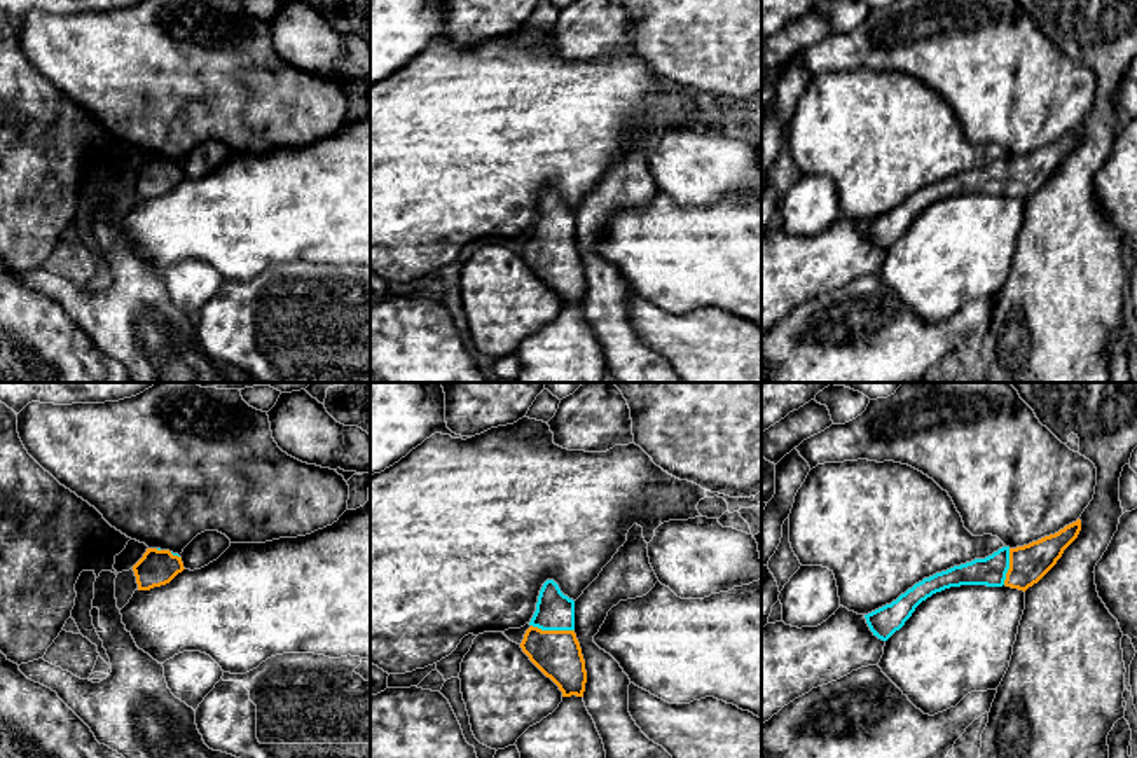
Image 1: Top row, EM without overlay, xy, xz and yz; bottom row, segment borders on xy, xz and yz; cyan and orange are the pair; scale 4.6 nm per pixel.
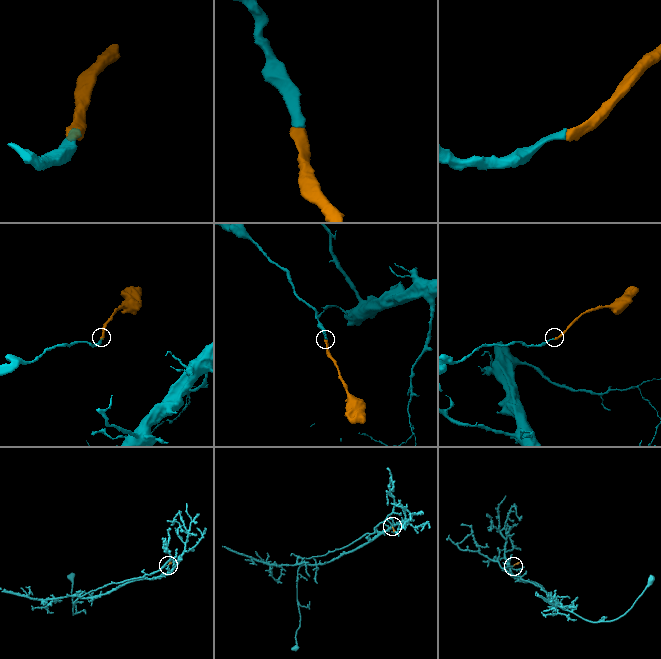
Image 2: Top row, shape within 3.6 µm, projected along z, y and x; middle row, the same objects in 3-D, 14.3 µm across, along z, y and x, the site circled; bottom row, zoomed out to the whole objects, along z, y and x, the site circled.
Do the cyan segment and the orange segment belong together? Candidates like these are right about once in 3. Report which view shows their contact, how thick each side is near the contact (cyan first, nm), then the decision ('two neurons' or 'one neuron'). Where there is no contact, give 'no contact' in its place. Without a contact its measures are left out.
xz | 180/220 nm | one neuron

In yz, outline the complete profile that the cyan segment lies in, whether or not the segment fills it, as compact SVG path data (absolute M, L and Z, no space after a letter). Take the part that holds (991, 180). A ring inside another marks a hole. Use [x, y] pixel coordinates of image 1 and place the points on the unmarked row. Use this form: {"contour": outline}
{"contour": "M1078 127L1058 141L1029 154L1016 157L1003 155L985 168L975 168L924 187L891 213L865 224L866 232L873 245L887 250L905 234L922 210L945 197L961 194L1006 194L1025 201L1057 173L1079 140L1081 129Z"}

